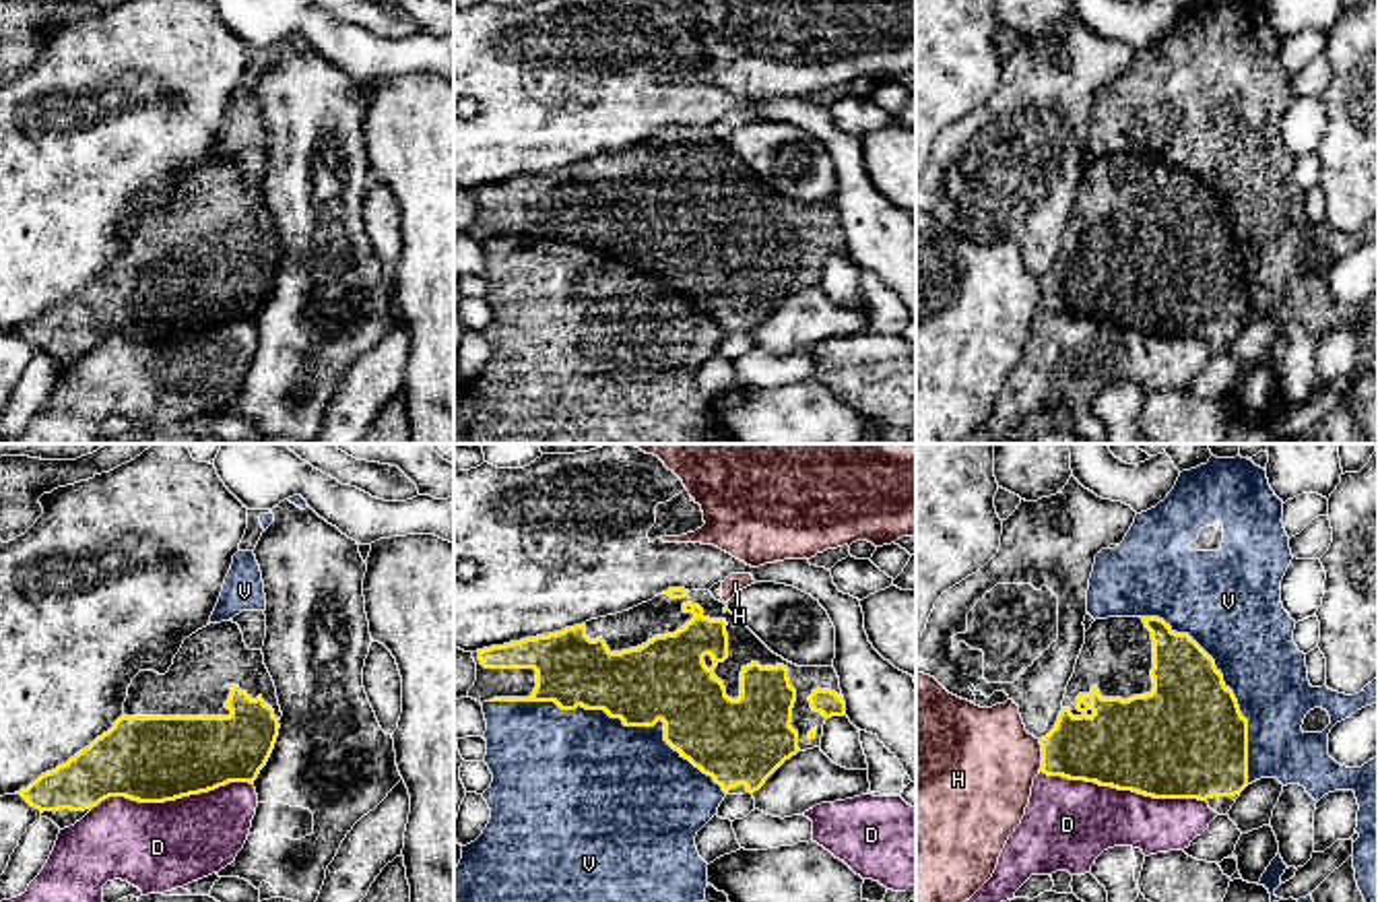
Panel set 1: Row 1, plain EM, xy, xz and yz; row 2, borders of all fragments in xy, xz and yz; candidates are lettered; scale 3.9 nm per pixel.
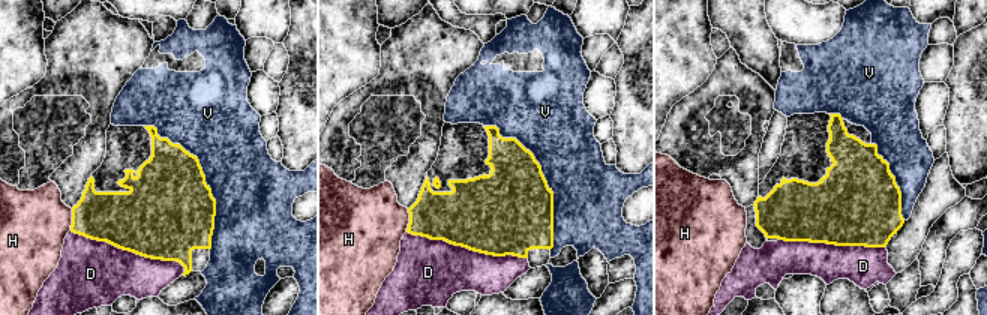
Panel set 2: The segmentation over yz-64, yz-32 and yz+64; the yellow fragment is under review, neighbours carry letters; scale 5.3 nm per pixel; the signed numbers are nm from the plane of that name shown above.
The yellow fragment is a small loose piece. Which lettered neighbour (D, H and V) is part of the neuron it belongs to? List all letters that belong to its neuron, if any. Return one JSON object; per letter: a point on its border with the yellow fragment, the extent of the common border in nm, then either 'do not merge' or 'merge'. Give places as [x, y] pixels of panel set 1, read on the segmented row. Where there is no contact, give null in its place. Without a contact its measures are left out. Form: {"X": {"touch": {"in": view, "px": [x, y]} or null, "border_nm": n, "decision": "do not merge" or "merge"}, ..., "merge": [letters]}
{"D": {"touch": {"in": "yz", "px": [1123, 789]}, "border_nm": 650, "decision": "do not merge"}, "H": {"touch": {"in": "yz", "px": [1042, 756]}, "border_nm": 130, "decision": "do not merge"}, "V": {"touch": {"in": "xz", "px": [615, 717]}, "border_nm": 1000, "decision": "do not merge"}, "merge": []}

